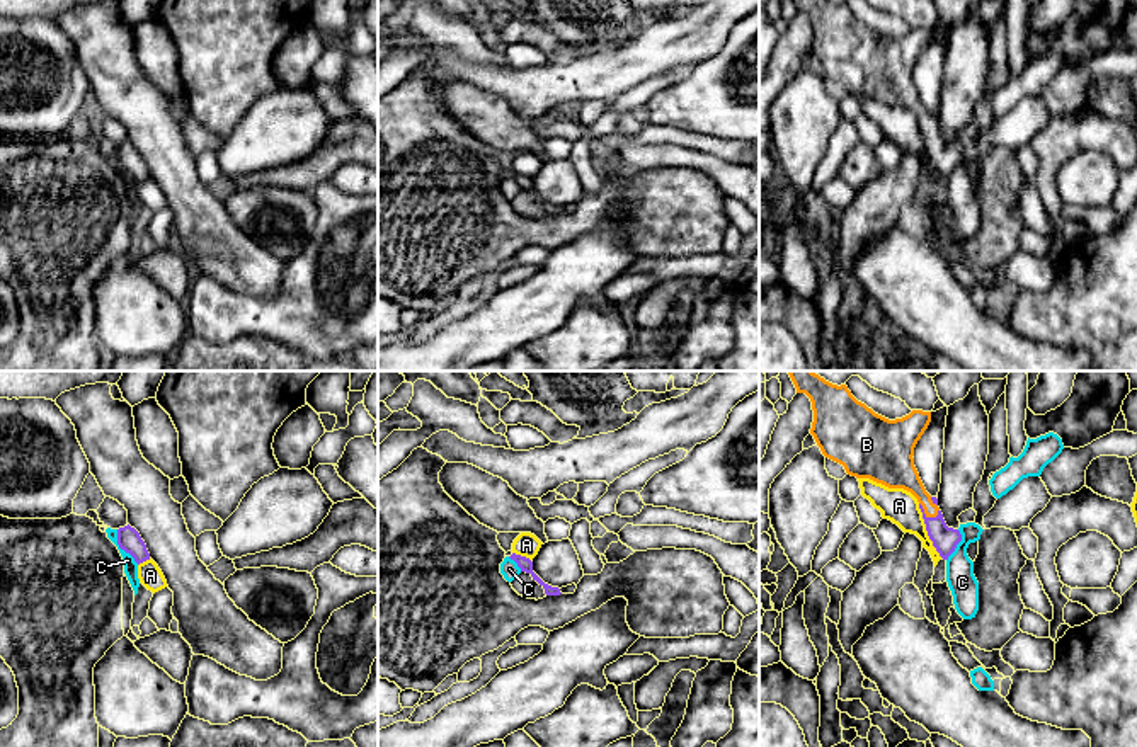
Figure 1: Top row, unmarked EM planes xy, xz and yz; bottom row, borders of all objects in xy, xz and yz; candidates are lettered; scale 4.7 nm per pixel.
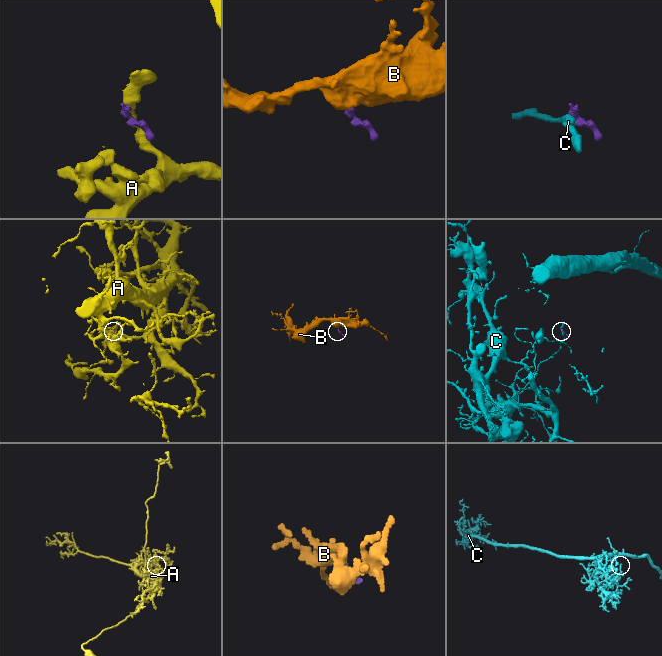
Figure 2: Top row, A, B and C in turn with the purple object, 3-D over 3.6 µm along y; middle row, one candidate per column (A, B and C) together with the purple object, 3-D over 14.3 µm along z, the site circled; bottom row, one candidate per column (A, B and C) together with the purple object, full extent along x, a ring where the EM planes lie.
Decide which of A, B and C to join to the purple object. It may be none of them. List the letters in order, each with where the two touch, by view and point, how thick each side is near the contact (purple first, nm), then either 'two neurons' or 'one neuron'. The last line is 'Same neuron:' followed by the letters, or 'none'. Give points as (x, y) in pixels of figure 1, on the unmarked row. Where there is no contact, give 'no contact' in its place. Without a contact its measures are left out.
A: meets purple in yz at (926, 148); 120 nm thick on the purple side, 160 nm on the other; two neurons
B: meets purple in yz at (925, 133); 120 nm thick on the purple side, 180 nm on the other; one neuron
C: meets purple in xy at (121, 167); 110 nm thick on the purple side, 60 nm on the other; two neurons
Same neuron: B

